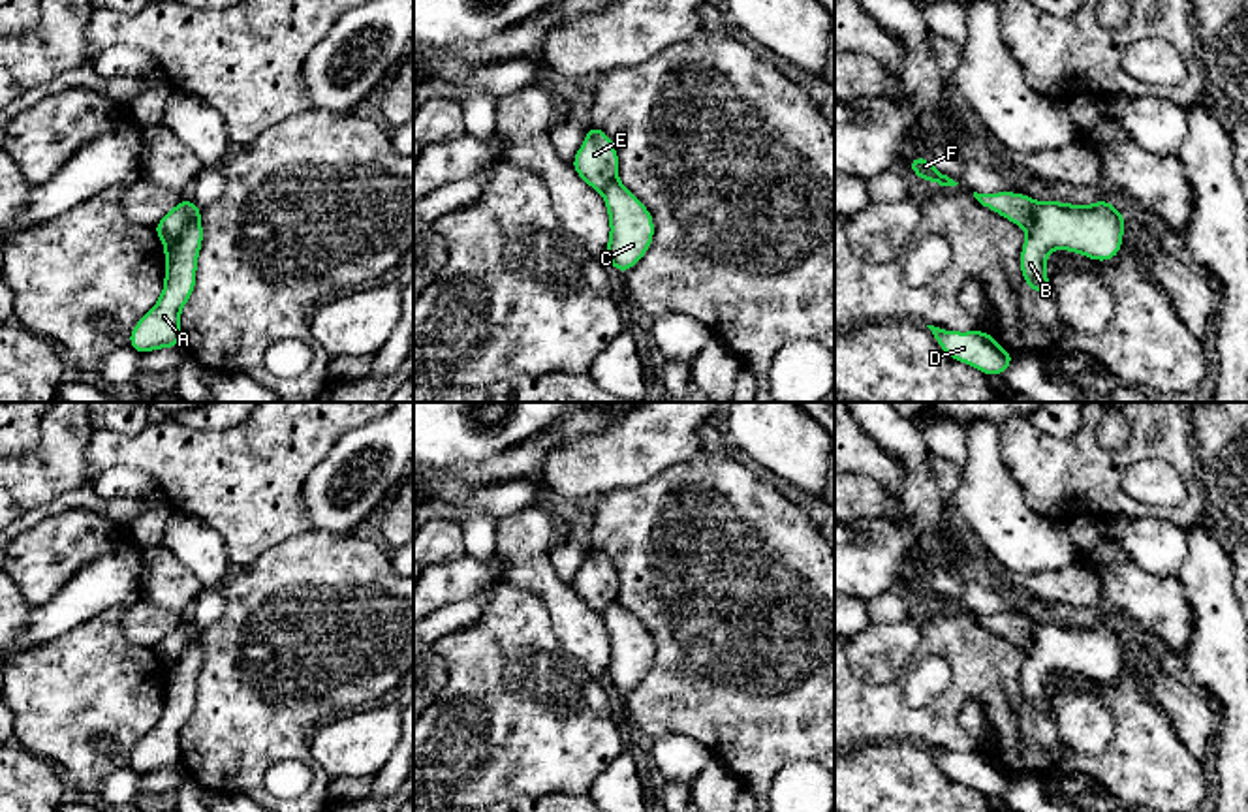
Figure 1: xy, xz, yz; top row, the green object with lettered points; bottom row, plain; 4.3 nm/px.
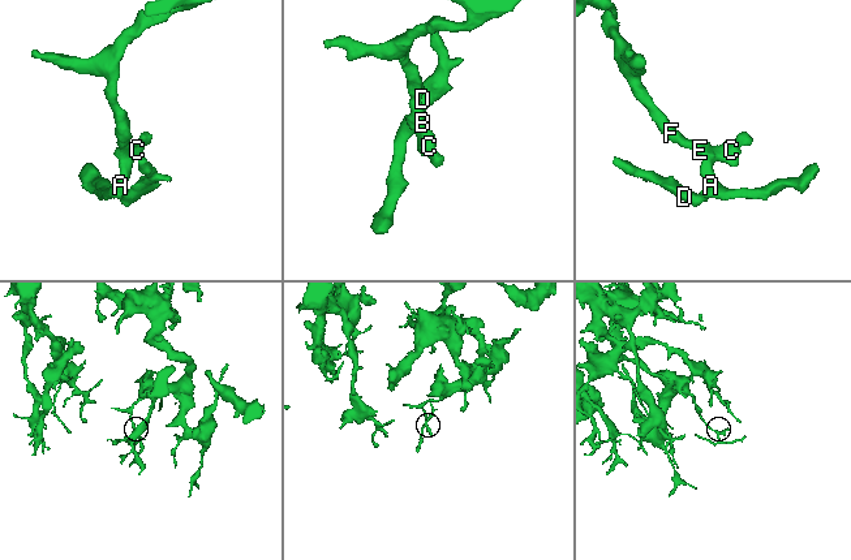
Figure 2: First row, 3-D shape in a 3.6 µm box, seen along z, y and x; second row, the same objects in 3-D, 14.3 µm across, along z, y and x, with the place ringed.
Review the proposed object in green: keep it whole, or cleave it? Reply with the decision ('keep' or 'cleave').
cleave

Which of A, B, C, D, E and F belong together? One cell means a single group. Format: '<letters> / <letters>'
A B C D / E F

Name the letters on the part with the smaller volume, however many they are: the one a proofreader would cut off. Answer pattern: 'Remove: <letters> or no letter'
Remove: A, B, C, D

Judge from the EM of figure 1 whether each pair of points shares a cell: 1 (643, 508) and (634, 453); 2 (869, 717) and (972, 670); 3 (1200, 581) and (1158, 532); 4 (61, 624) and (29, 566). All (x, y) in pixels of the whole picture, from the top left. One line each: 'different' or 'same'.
1: different
2: same
3: different
4: different

